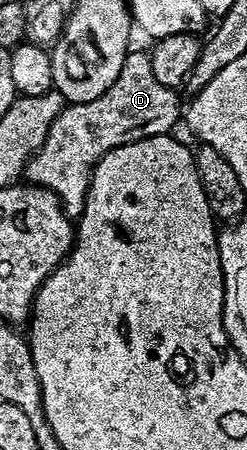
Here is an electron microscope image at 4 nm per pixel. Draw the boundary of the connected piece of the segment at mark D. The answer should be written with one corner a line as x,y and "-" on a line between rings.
132,51
123,57
118,65
119,73
115,81
104,90
103,93
92,95
89,102
84,104
68,103
59,111
57,118
49,126
49,132
45,134
45,140
31,155
25,169
25,180
28,184
37,184
51,189
62,201
63,212
72,220
77,220
84,212
84,202
87,190
91,185
93,165
105,154
119,148
123,144
131,144
135,140
144,140
147,136
165,136
172,131
171,127
181,120
181,104
179,108
179,95
176,89
161,86
157,78
153,78
151,69
151,57

